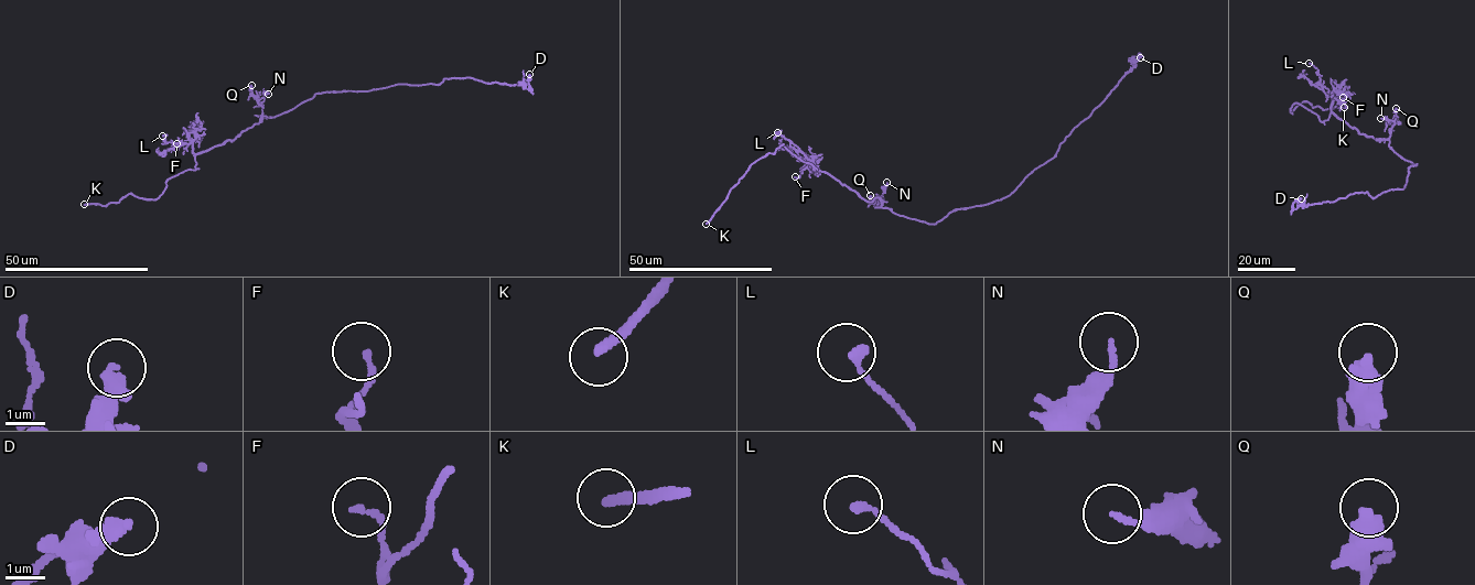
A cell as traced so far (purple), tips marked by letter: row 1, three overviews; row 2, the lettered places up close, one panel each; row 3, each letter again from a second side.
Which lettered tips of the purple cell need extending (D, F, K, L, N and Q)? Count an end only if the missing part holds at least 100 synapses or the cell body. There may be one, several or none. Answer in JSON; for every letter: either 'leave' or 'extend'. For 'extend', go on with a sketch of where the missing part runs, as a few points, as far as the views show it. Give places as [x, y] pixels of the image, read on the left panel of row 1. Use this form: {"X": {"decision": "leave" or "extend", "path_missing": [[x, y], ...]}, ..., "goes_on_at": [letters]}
{"D": {"decision": "leave"}, "F": {"decision": "leave"}, "K": {"decision": "extend"}, "L": {"decision": "leave"}, "N": {"decision": "leave"}, "Q": {"decision": "leave"}, "goes_on_at": ["K"]}

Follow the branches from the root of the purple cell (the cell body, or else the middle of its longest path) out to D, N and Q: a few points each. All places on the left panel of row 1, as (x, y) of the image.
D: (295, 107), (315, 94), (369, 90), (402, 84), (435, 84), (452, 77), (523, 84), (528, 89), (529, 74)
N: (295, 107), (265, 117), (260, 115), (261, 103), (264, 93), (268, 94)
Q: (295, 107), (265, 117), (251, 85)

